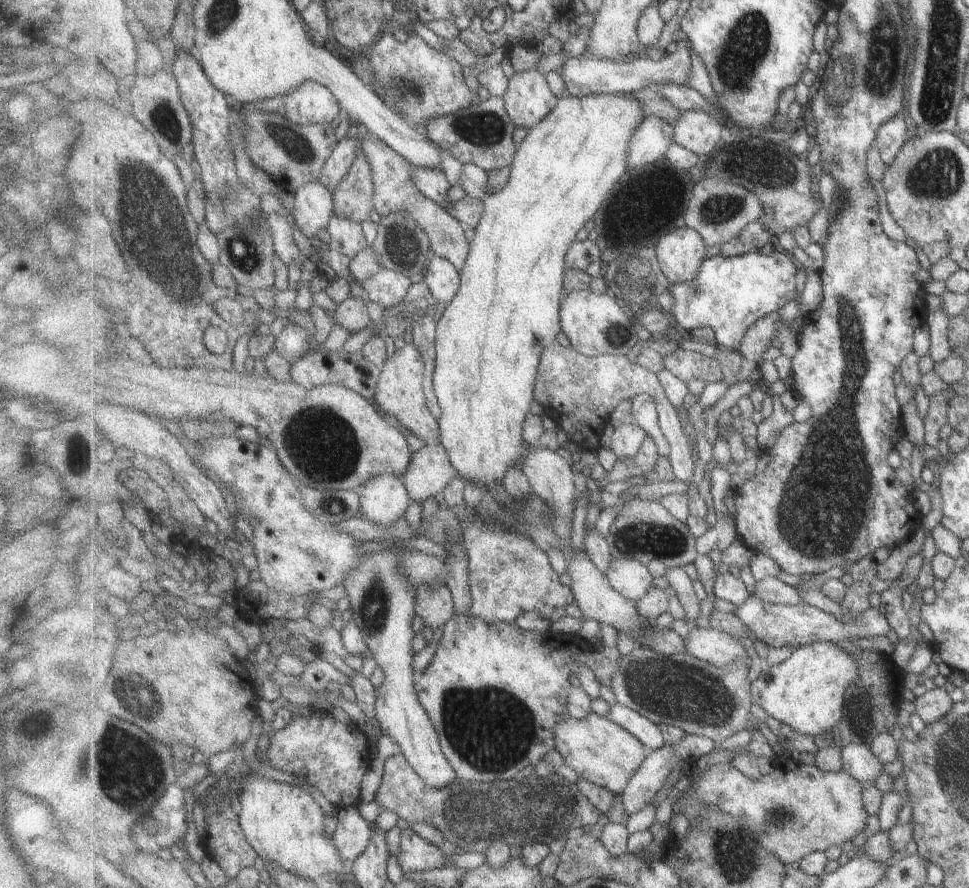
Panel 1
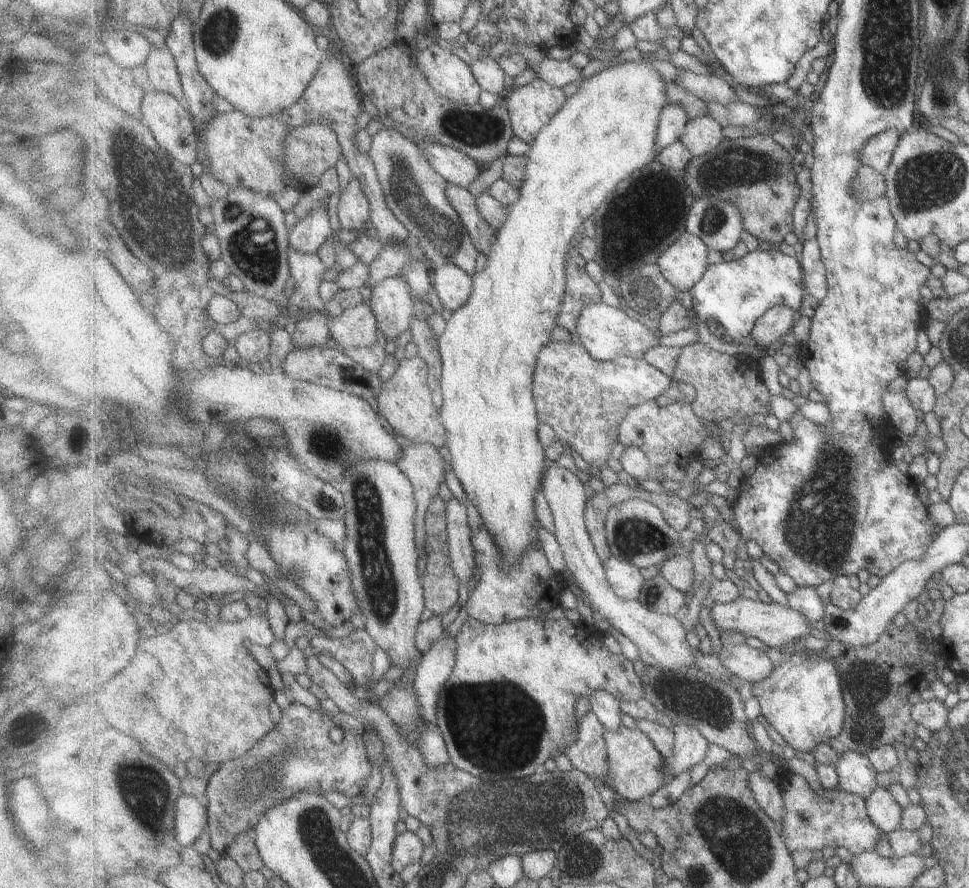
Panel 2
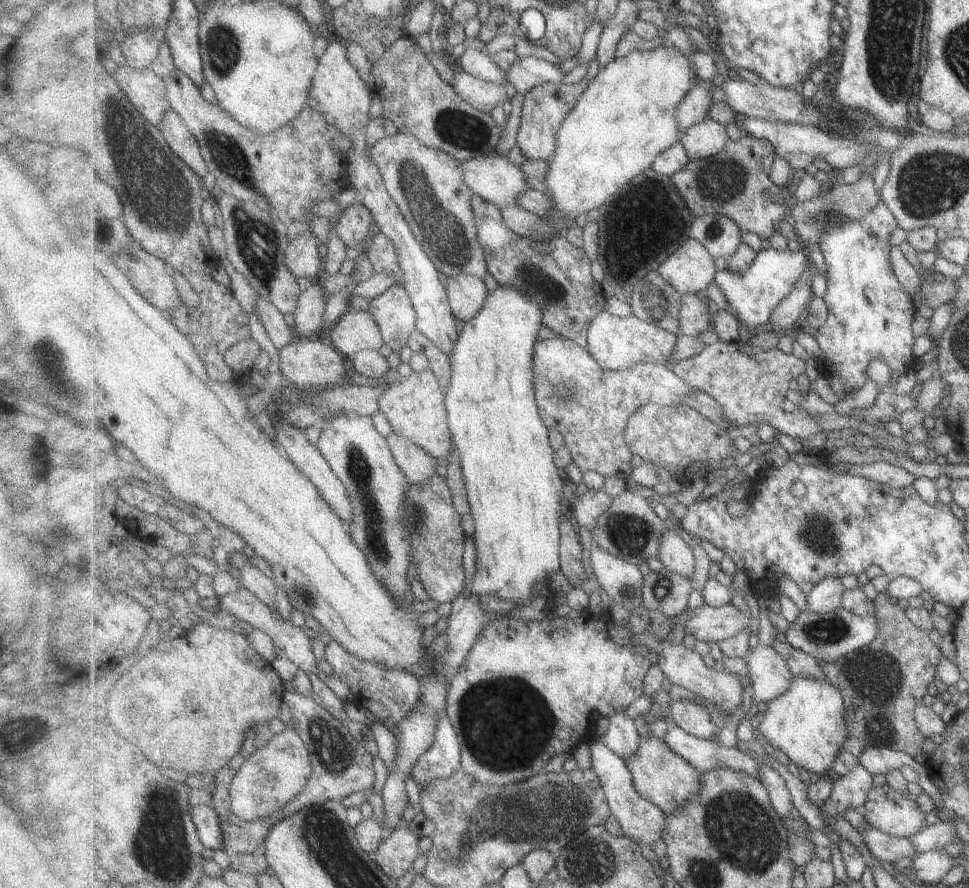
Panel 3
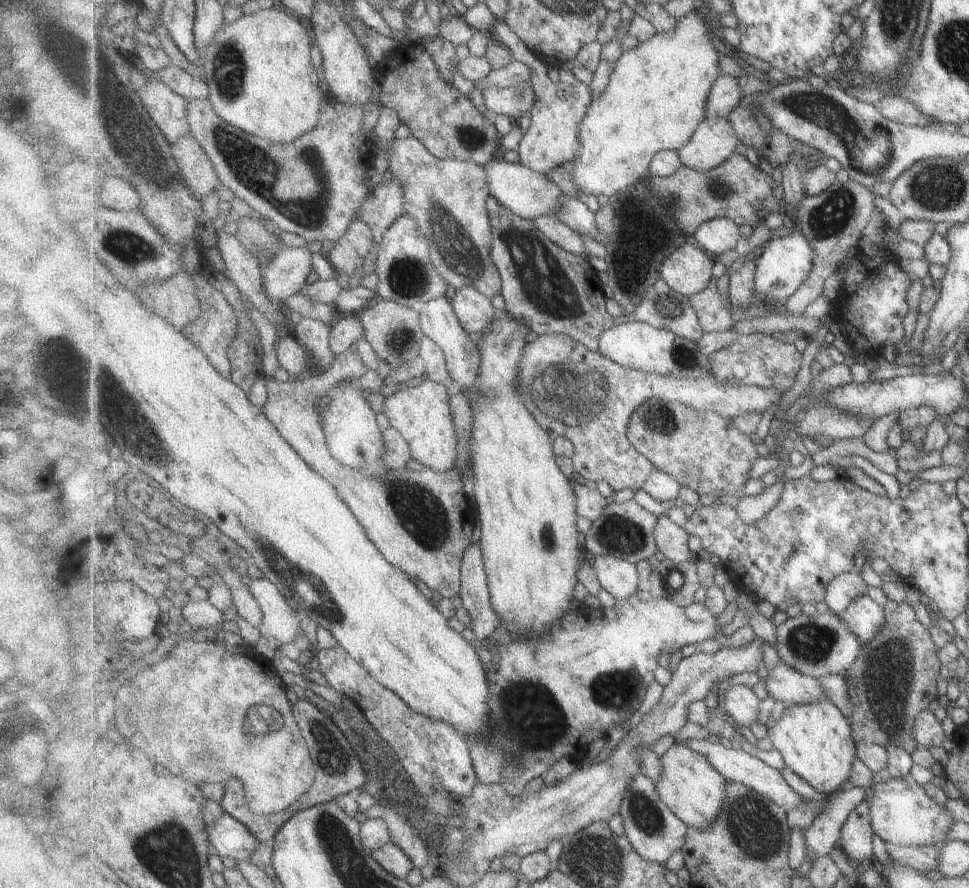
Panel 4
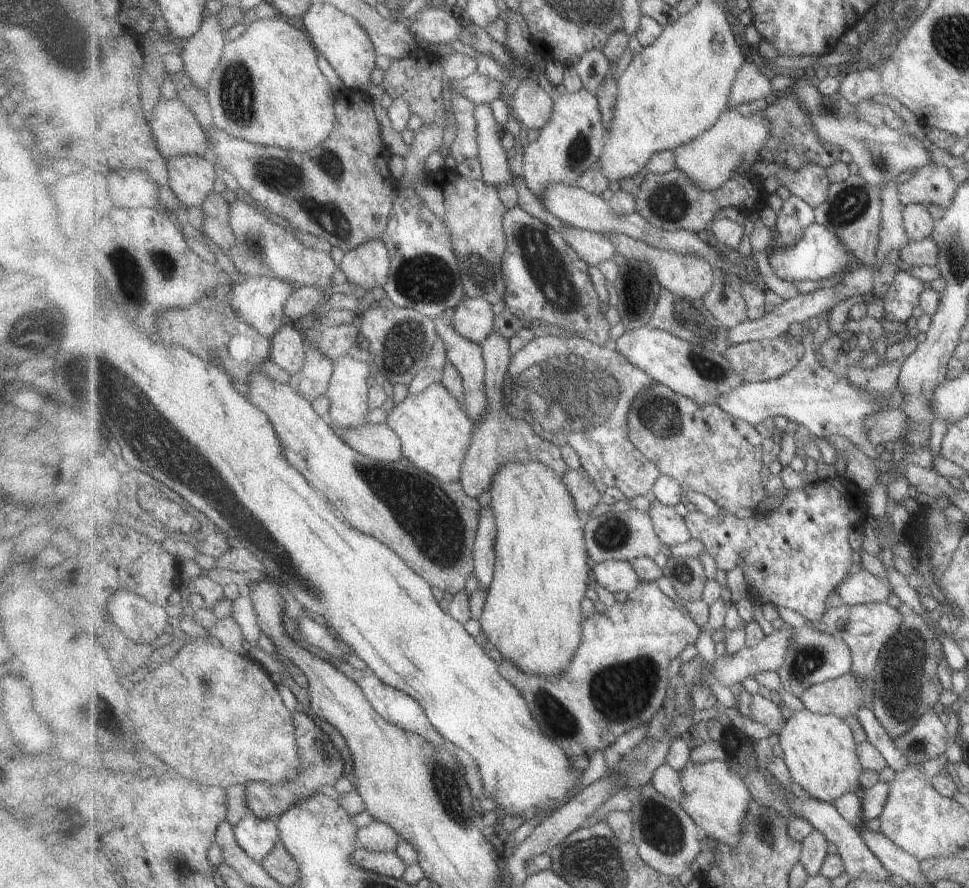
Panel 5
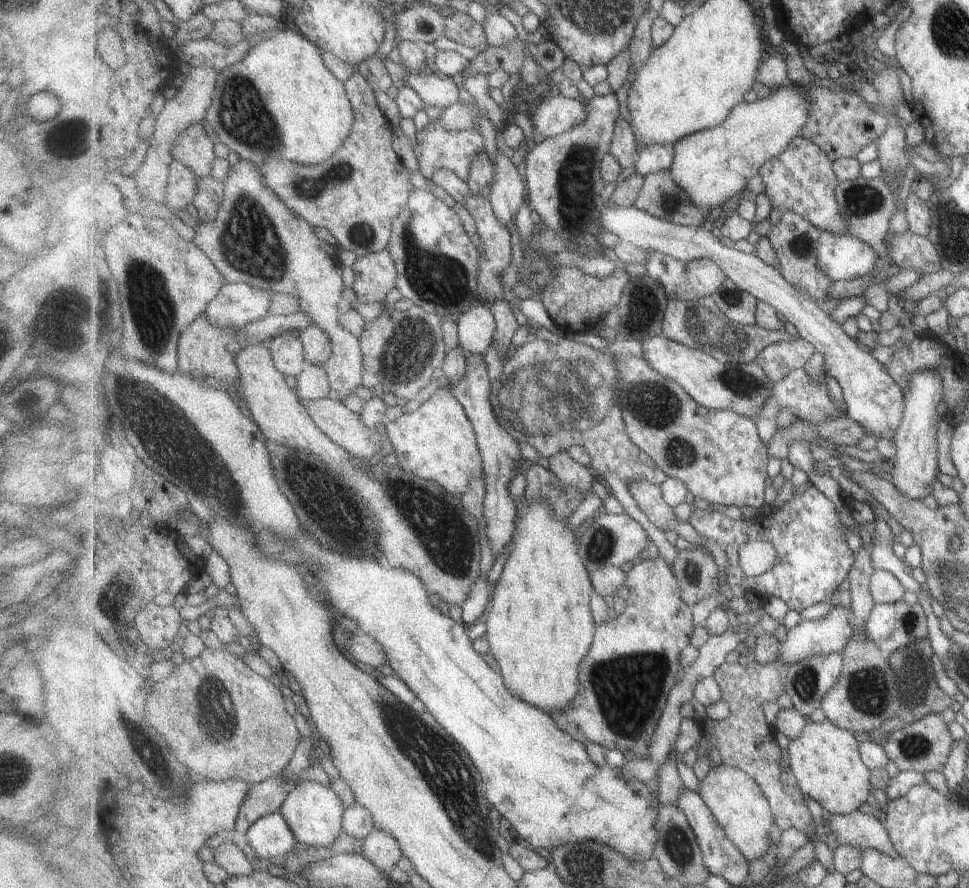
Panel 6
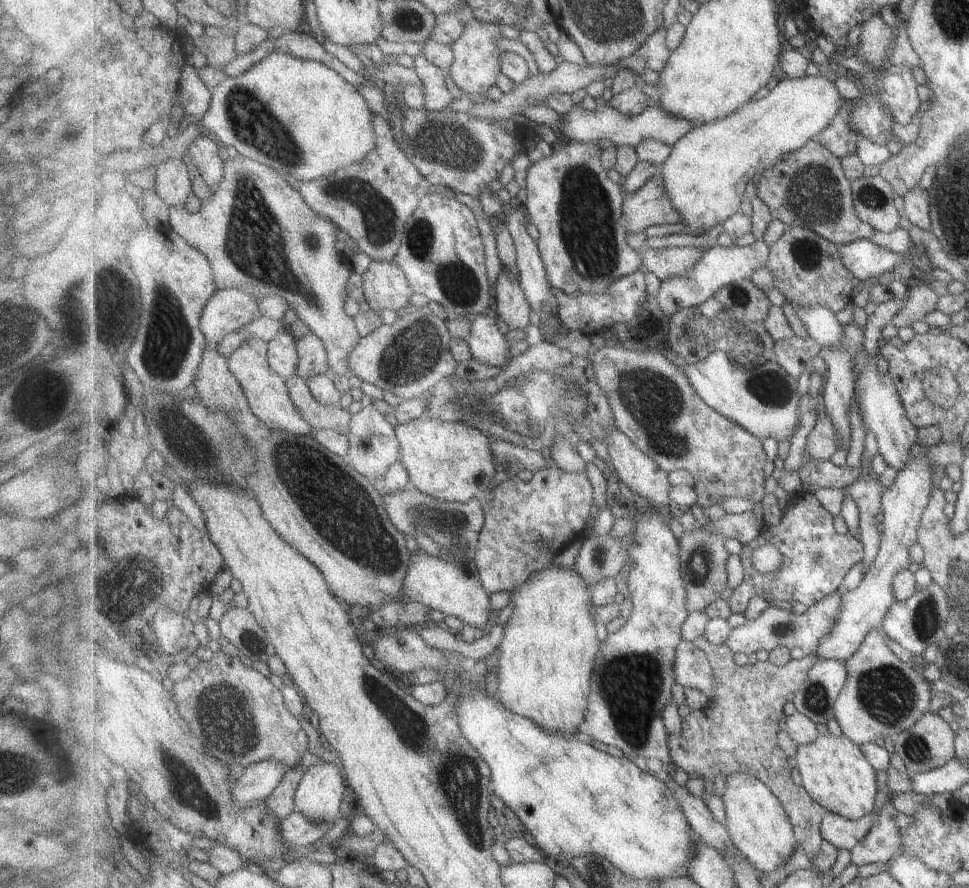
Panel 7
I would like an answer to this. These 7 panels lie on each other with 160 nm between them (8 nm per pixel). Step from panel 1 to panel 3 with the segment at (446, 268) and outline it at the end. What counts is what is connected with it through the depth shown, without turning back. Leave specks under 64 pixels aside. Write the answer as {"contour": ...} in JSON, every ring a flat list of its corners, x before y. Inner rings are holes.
{"contour":[[461,273,444,278,448,301,459,322,475,318,487,300,489,290,482,278]]}

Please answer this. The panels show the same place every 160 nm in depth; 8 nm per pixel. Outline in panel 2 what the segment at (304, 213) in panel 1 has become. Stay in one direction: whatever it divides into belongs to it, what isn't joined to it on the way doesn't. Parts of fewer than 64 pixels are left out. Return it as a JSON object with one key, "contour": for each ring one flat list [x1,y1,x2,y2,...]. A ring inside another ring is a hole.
{"contour":[[311,202,307,216,299,219,290,230,290,246,305,253,317,253,317,250,331,238,331,218,328,212,329,204]]}

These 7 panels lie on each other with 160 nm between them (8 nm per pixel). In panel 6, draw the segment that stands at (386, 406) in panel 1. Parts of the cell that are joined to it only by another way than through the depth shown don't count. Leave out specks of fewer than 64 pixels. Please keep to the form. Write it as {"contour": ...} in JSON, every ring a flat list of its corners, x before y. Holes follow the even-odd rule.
{"contour":[[447,383,436,385,432,391,416,410,389,422,386,434,399,460,397,466,437,483,449,494,462,496,469,490,473,478,484,476,484,459,477,444,476,429]]}

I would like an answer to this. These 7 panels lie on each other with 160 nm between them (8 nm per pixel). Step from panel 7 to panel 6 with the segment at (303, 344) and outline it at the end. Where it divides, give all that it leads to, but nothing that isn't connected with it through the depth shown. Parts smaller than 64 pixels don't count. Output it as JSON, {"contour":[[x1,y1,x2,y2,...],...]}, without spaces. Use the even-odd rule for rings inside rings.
{"contour":[[315,324,306,326,297,333,304,344,304,355,310,365,323,365,331,358,332,344,328,334]]}

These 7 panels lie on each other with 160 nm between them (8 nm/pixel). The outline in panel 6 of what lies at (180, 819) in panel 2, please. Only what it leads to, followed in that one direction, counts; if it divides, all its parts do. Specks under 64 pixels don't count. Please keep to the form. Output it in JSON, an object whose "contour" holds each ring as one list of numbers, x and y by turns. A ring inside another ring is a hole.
{"contour":[[279,811,257,820,246,837,257,856,265,859,291,853,298,842,288,820]]}

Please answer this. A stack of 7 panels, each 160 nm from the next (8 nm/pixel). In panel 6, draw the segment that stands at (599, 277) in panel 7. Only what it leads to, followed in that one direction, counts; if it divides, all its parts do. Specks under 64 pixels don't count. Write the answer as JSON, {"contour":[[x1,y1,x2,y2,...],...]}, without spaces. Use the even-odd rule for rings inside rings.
{"contour":[[615,92,603,96,594,95,590,100,585,100,585,104,588,114,586,119,575,128,535,145,526,154,522,171,526,180,527,204,538,213,542,225,551,228,559,238,568,240,571,244,567,244,567,249,580,257,607,257,610,255,609,250,597,239,597,234,605,231,600,223,600,214,609,202,609,199,601,196,606,182,600,173,600,162,610,152,617,121,621,119,621,104]]}

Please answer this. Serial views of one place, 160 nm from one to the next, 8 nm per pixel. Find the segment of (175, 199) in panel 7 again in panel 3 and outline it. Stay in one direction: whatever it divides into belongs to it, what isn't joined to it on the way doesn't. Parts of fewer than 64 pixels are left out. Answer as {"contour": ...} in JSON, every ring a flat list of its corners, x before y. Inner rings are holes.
{"contour":[[173,109,166,112,162,124,159,126,165,134,167,142,172,146,175,154,186,162,198,175,202,177,210,172,208,162,201,150,196,135,189,130,184,120]]}

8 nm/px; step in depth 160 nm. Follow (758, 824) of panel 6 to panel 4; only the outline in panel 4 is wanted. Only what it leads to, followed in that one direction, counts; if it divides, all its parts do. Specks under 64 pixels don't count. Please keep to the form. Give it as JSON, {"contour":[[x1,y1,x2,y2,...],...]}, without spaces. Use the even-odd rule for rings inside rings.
{"contour":[[675,743,661,758,664,774,659,781,655,781,661,800,664,800,665,804,668,804,669,808,689,827,698,829,711,827,723,813,729,780,709,762,706,756,703,756,703,753,695,752,683,743]]}

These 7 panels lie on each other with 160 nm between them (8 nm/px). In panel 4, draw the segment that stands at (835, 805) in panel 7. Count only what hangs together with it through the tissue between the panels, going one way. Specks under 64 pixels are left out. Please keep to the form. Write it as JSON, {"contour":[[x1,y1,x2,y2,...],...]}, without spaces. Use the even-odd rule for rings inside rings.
{"contour":[[833,701,787,706,780,720,775,724,773,723,773,726,769,728,768,736,774,748,781,754,785,766,803,778,819,793,823,792,831,796,849,782,849,777,852,776,852,766,857,758,857,740,855,739,853,724]]}

